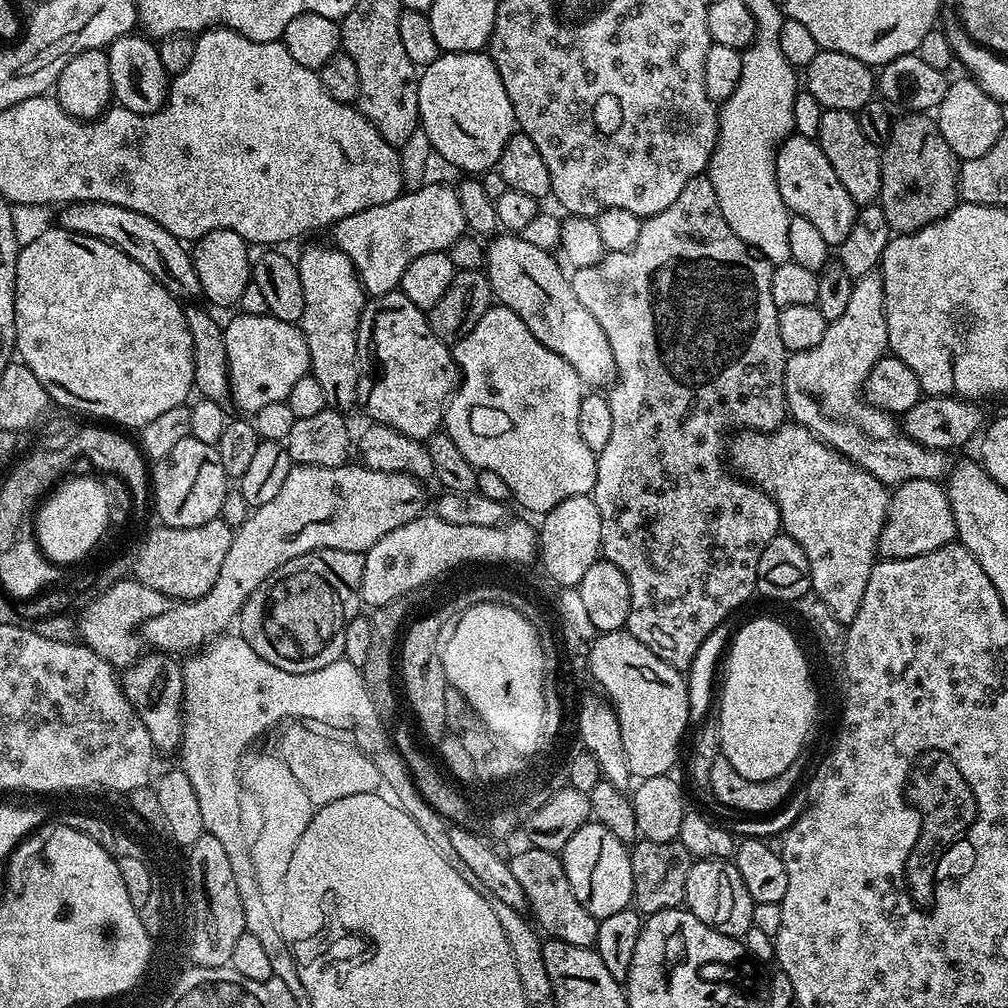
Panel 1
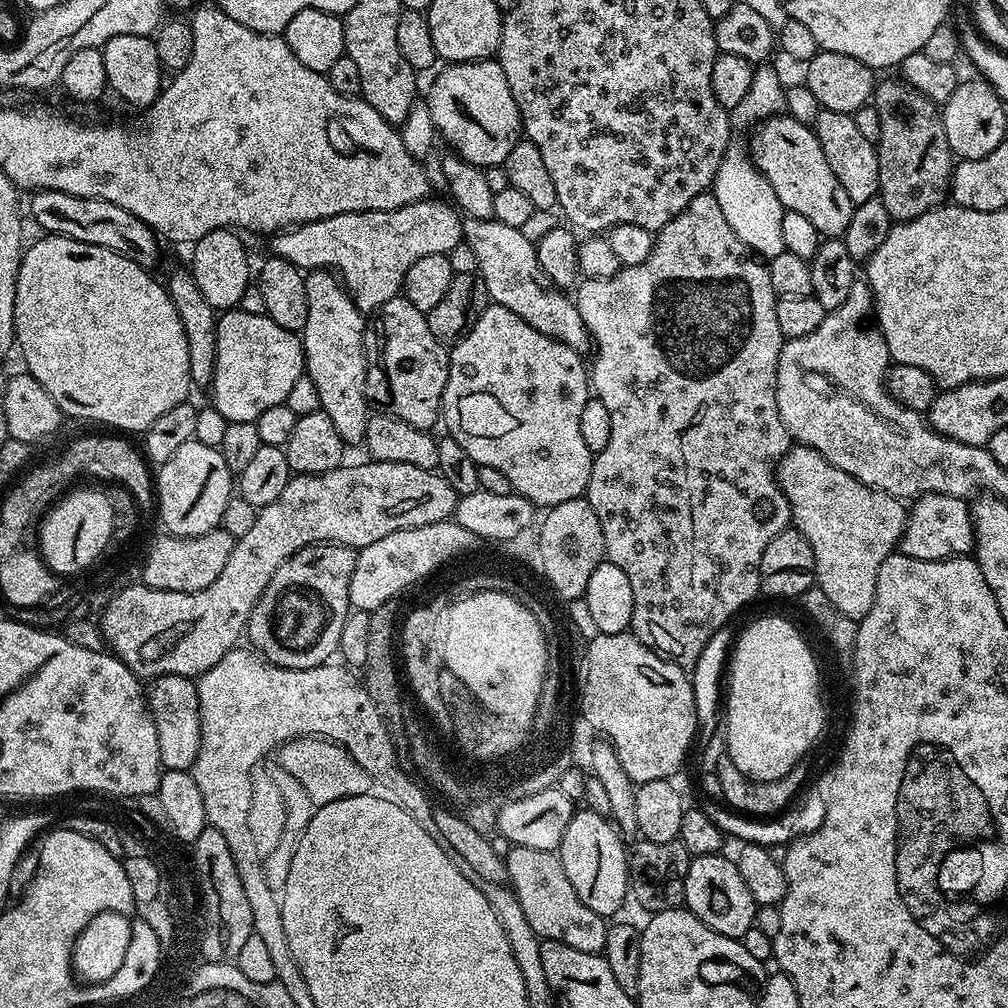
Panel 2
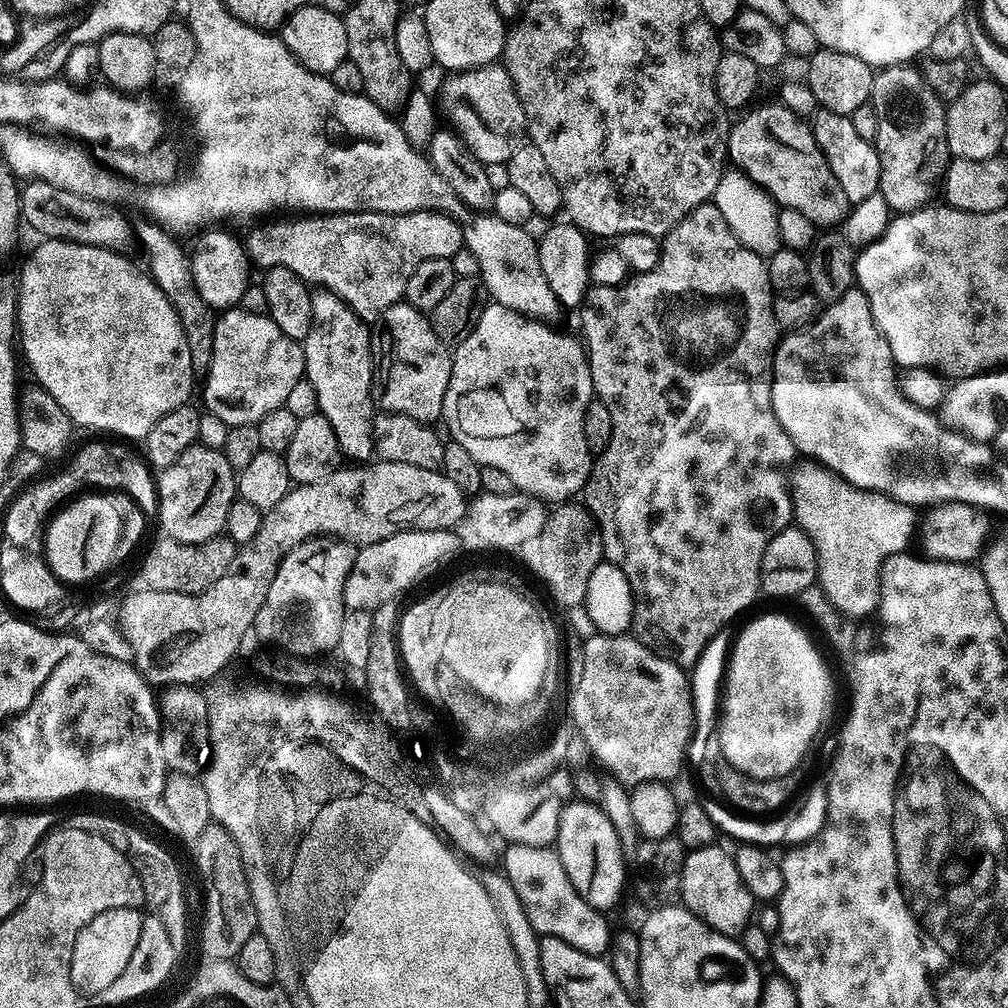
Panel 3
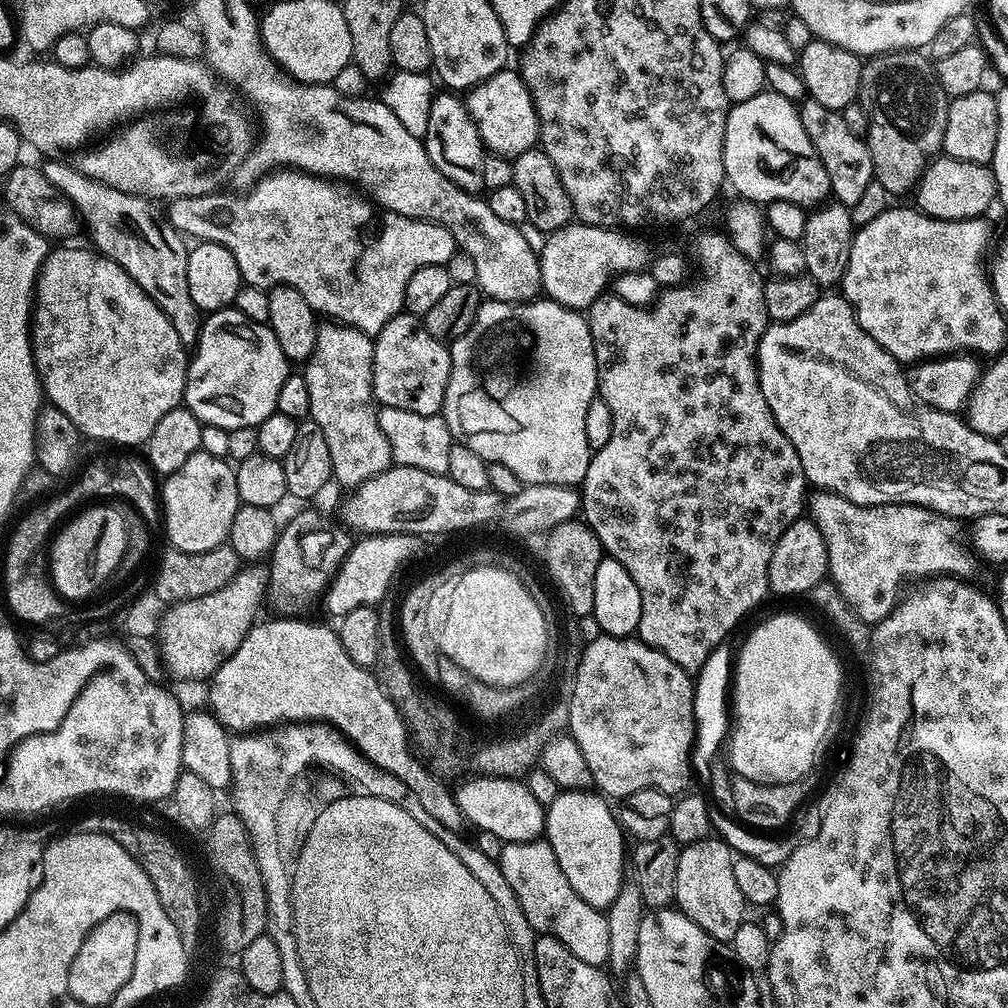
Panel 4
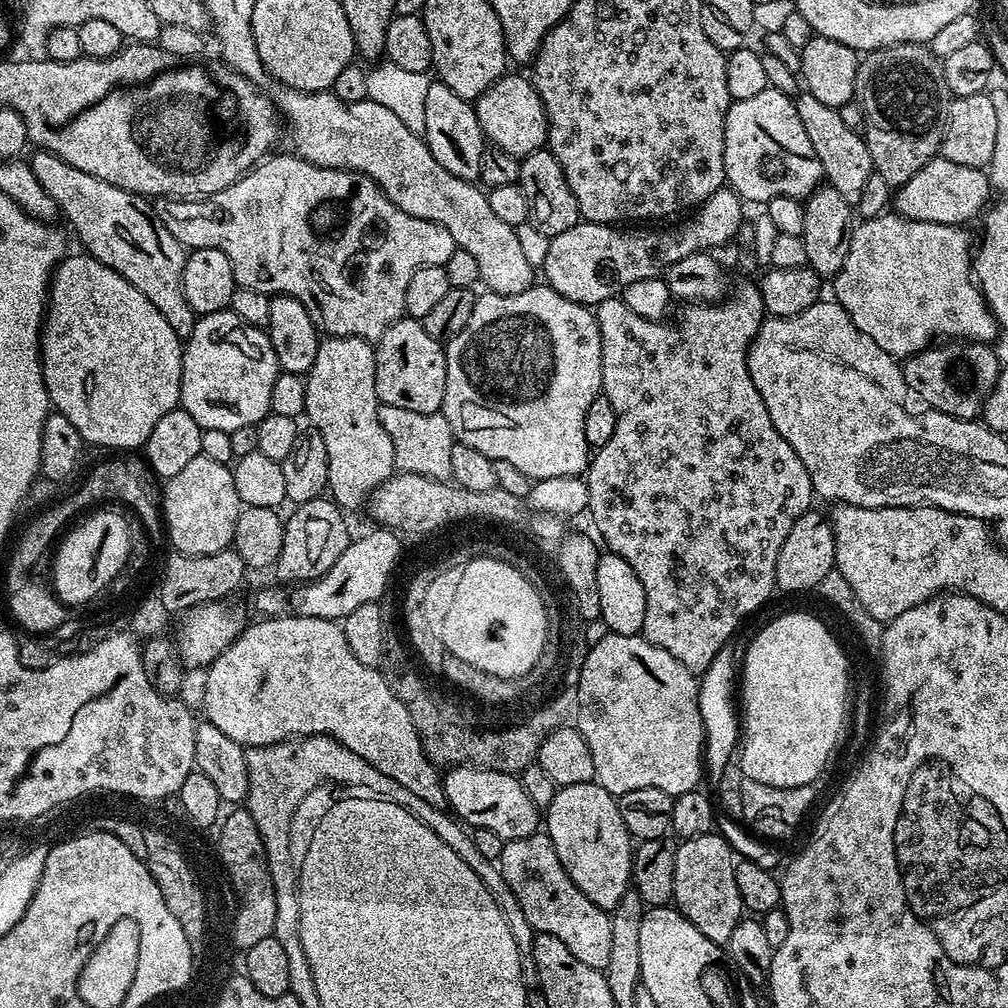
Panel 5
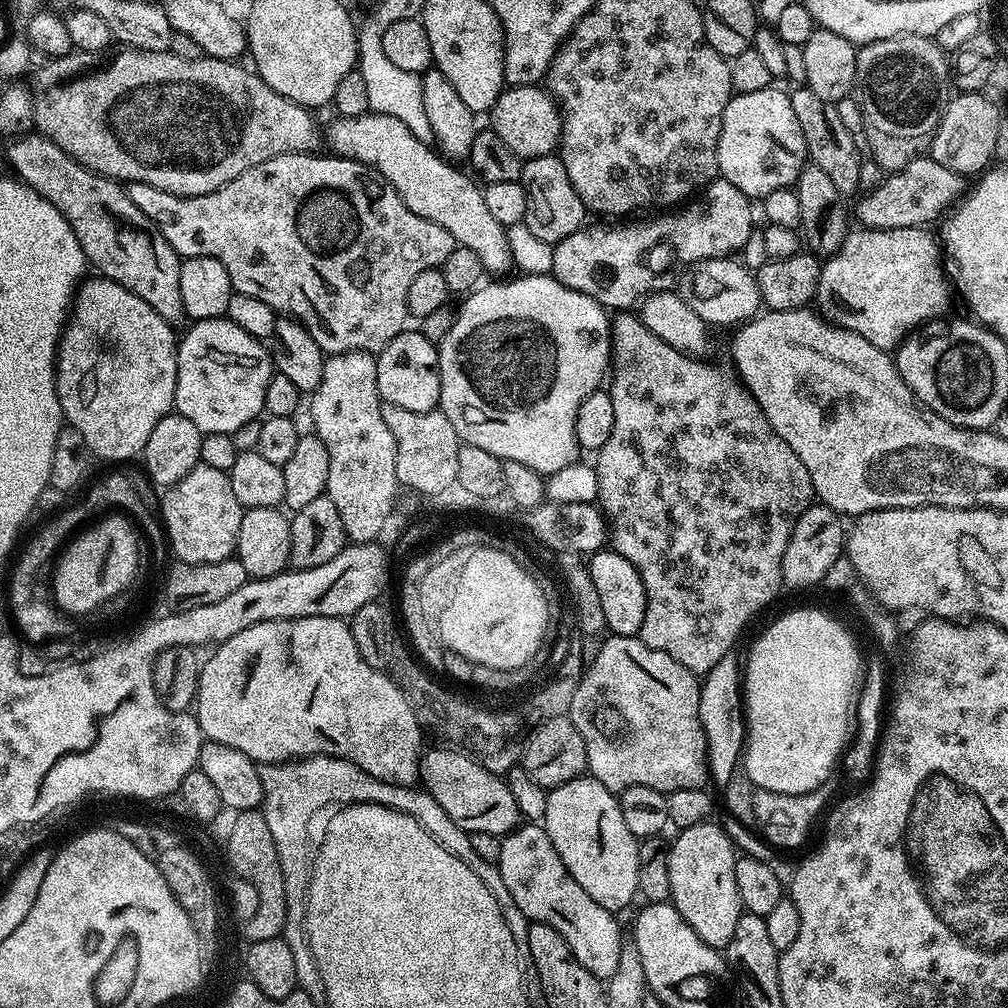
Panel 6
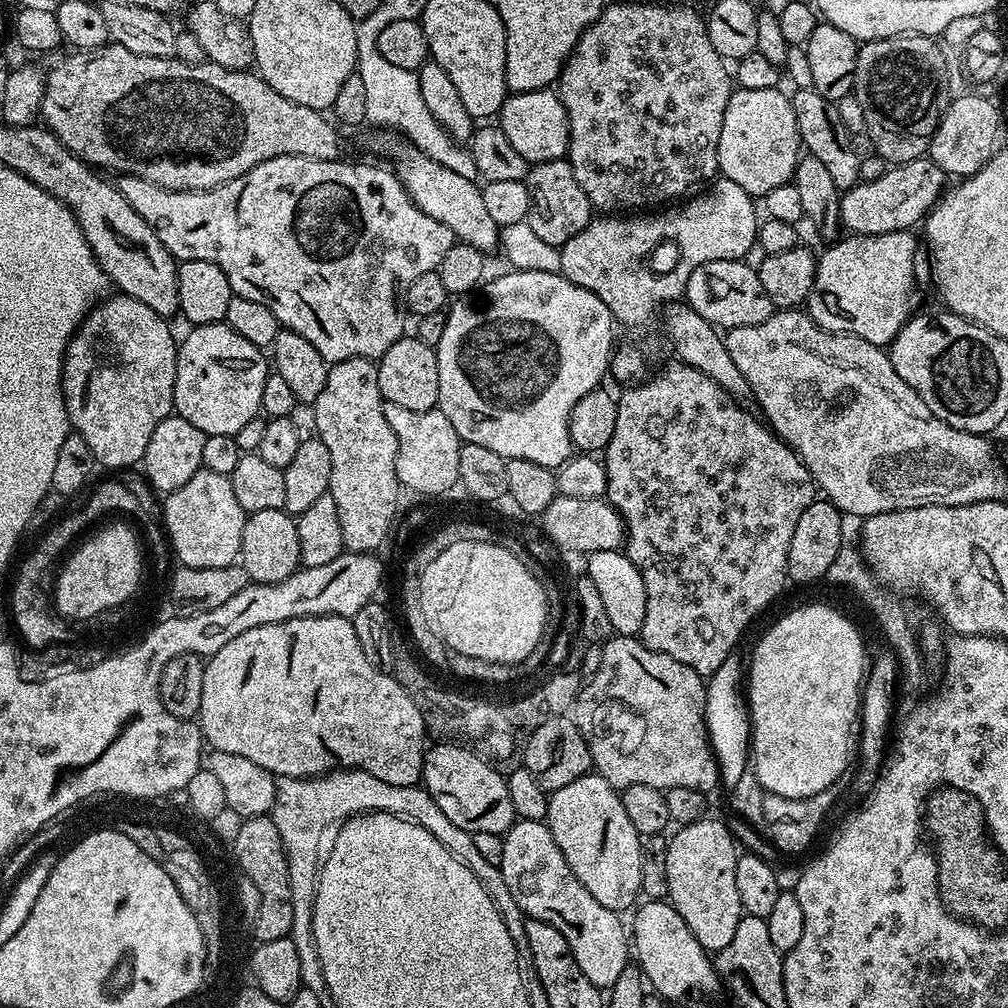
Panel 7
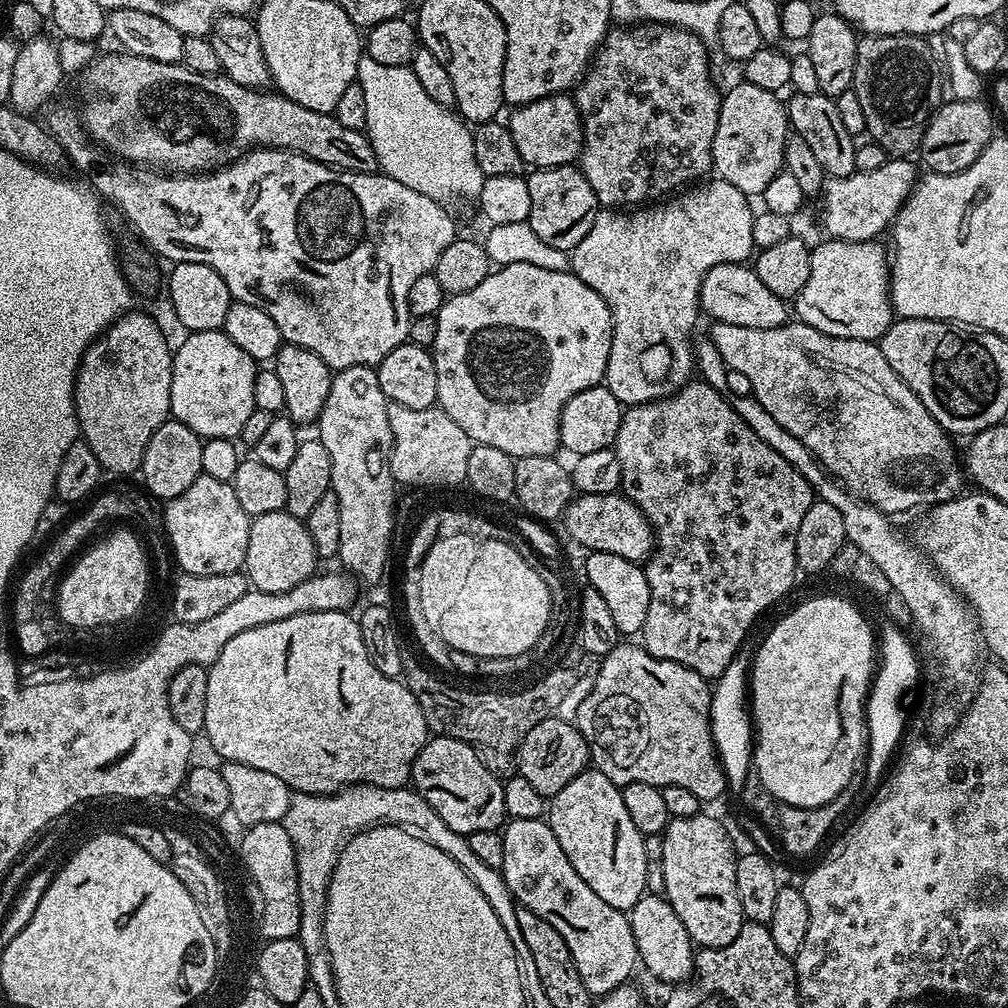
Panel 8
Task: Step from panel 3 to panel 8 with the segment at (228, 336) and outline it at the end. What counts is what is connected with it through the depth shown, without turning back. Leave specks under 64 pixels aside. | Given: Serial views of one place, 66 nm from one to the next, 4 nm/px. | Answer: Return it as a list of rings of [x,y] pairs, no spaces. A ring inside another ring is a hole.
[[[224,331],[215,332],[188,332],[180,348],[175,349],[172,357],[172,381],[170,382],[170,406],[171,415],[178,422],[190,426],[190,430],[197,432],[201,438],[213,440],[214,438],[239,437],[246,418],[250,418],[252,411],[256,409],[254,402],[254,378],[258,371],[257,361],[246,354],[246,350],[230,338]]]

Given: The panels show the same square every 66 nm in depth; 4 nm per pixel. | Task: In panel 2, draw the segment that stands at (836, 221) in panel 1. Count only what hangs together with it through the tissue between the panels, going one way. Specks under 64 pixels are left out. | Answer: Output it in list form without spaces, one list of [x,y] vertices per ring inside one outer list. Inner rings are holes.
[[[777,114],[769,116],[763,122],[755,125],[756,133],[752,136],[752,152],[750,159],[774,186],[774,194],[778,194],[778,202],[794,214],[803,214],[814,227],[818,229],[821,237],[840,238],[844,231],[850,226],[852,217],[853,202],[842,190],[842,182],[834,178],[834,170],[830,170],[830,162],[826,162],[826,154],[822,154],[822,146],[818,146],[818,138],[815,131],[809,125],[798,122],[793,116],[787,114]]]

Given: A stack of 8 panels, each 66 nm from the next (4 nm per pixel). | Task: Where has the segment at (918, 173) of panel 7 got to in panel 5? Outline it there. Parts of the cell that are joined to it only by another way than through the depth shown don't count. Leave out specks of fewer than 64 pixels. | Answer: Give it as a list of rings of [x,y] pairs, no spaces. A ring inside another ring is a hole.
[[[940,154],[936,159],[926,162],[926,166],[922,166],[922,170],[910,178],[910,182],[895,189],[894,208],[896,204],[895,211],[908,220],[962,226],[987,207],[990,194],[991,179],[985,169],[958,166],[958,162],[950,162]]]

